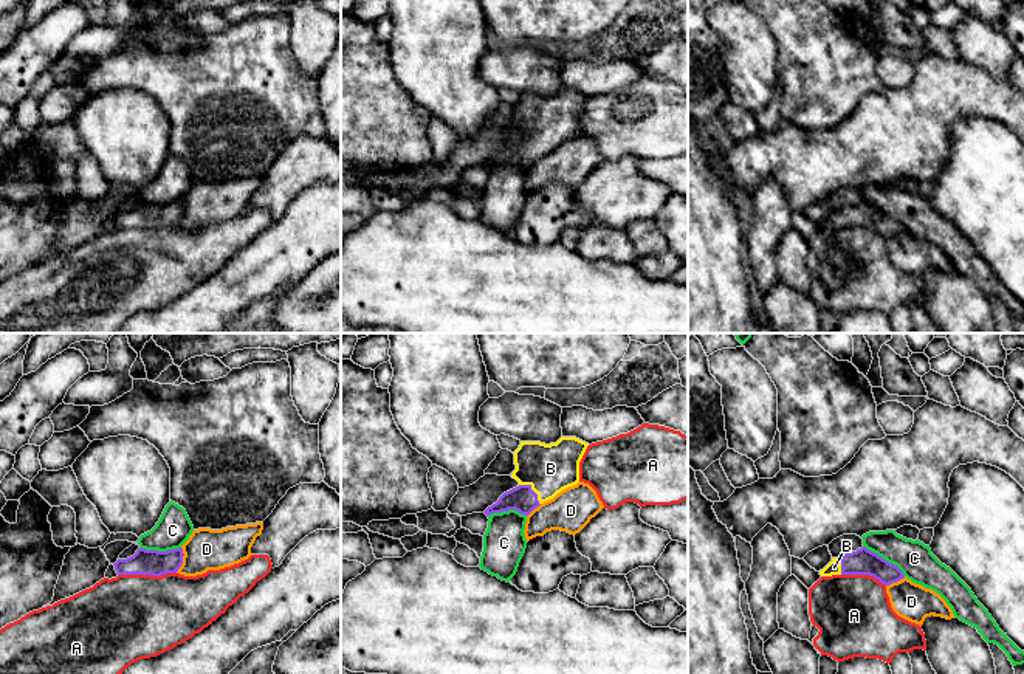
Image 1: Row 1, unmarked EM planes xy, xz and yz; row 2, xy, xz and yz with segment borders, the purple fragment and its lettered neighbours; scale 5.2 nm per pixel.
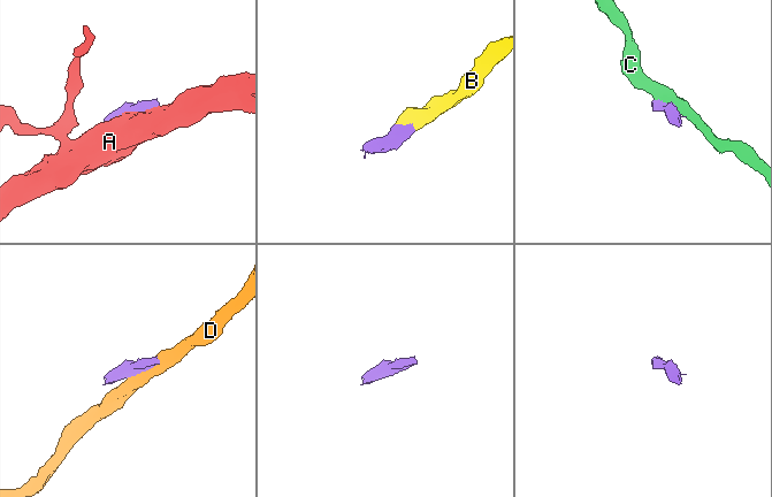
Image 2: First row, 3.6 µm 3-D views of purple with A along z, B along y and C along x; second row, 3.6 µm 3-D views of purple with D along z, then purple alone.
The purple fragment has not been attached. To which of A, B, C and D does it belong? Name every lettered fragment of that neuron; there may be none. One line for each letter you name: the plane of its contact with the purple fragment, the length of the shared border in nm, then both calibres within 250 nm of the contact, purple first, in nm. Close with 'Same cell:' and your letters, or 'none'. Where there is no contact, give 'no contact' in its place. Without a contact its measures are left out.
B: xz | 160 nm | 140/260 nm
Same cell: B

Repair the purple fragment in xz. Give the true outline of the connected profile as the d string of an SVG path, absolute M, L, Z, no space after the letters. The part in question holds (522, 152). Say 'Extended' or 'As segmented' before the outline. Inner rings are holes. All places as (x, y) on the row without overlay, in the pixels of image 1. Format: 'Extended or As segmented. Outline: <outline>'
Extended. Outline: M561 90L556 96L521 95L514 107L511 130L519 138L503 146L483 166L516 163L528 169L541 156L579 135L579 115L589 96L576 90Z

